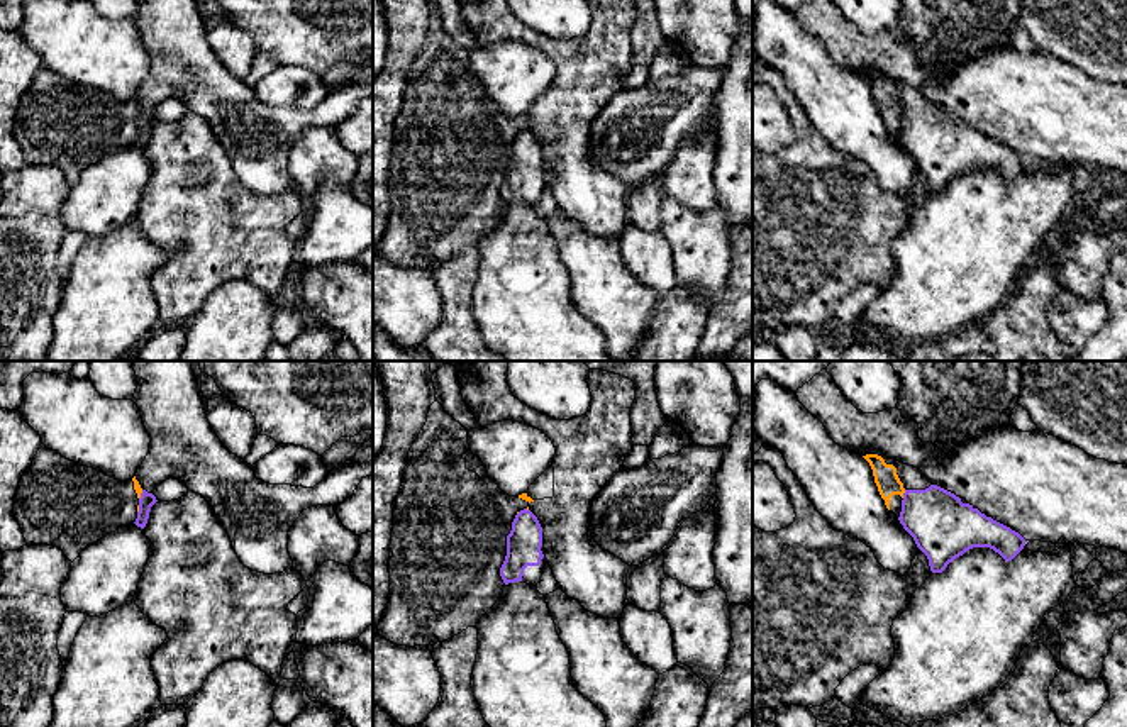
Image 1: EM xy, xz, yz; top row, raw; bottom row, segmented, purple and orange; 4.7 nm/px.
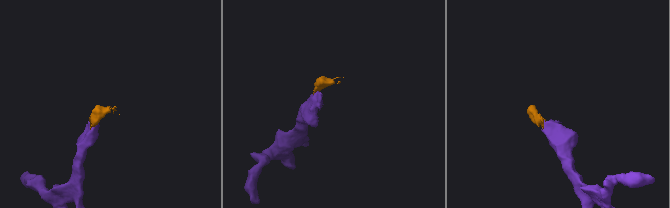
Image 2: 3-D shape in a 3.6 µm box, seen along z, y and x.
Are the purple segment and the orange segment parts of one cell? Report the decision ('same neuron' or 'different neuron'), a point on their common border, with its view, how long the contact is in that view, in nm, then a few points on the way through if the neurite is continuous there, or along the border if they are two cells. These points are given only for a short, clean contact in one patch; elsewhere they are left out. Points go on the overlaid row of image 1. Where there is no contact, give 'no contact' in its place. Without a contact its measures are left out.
different neuron; meets purple in yz at (904, 493); contact 40 nm long; border along yz (905, 490), (902, 497)

